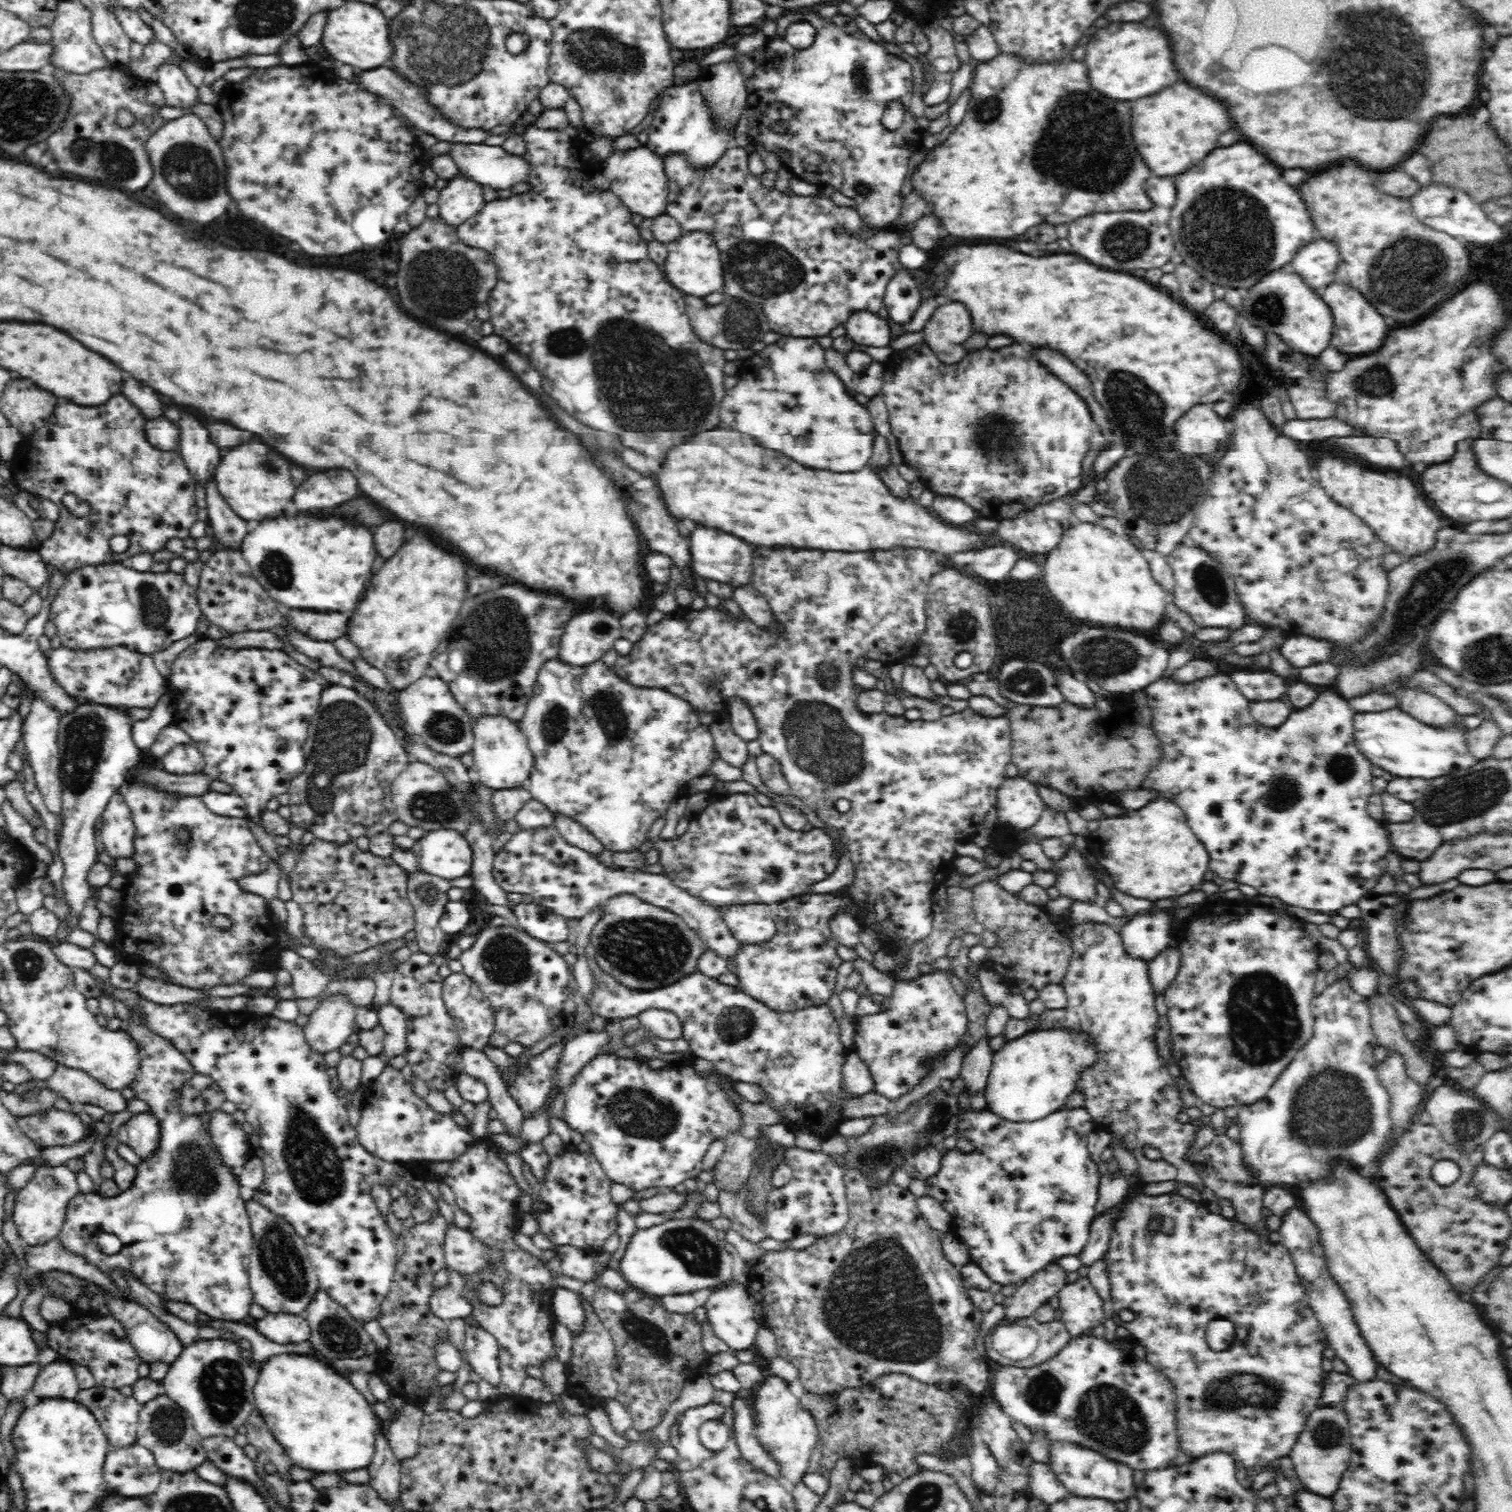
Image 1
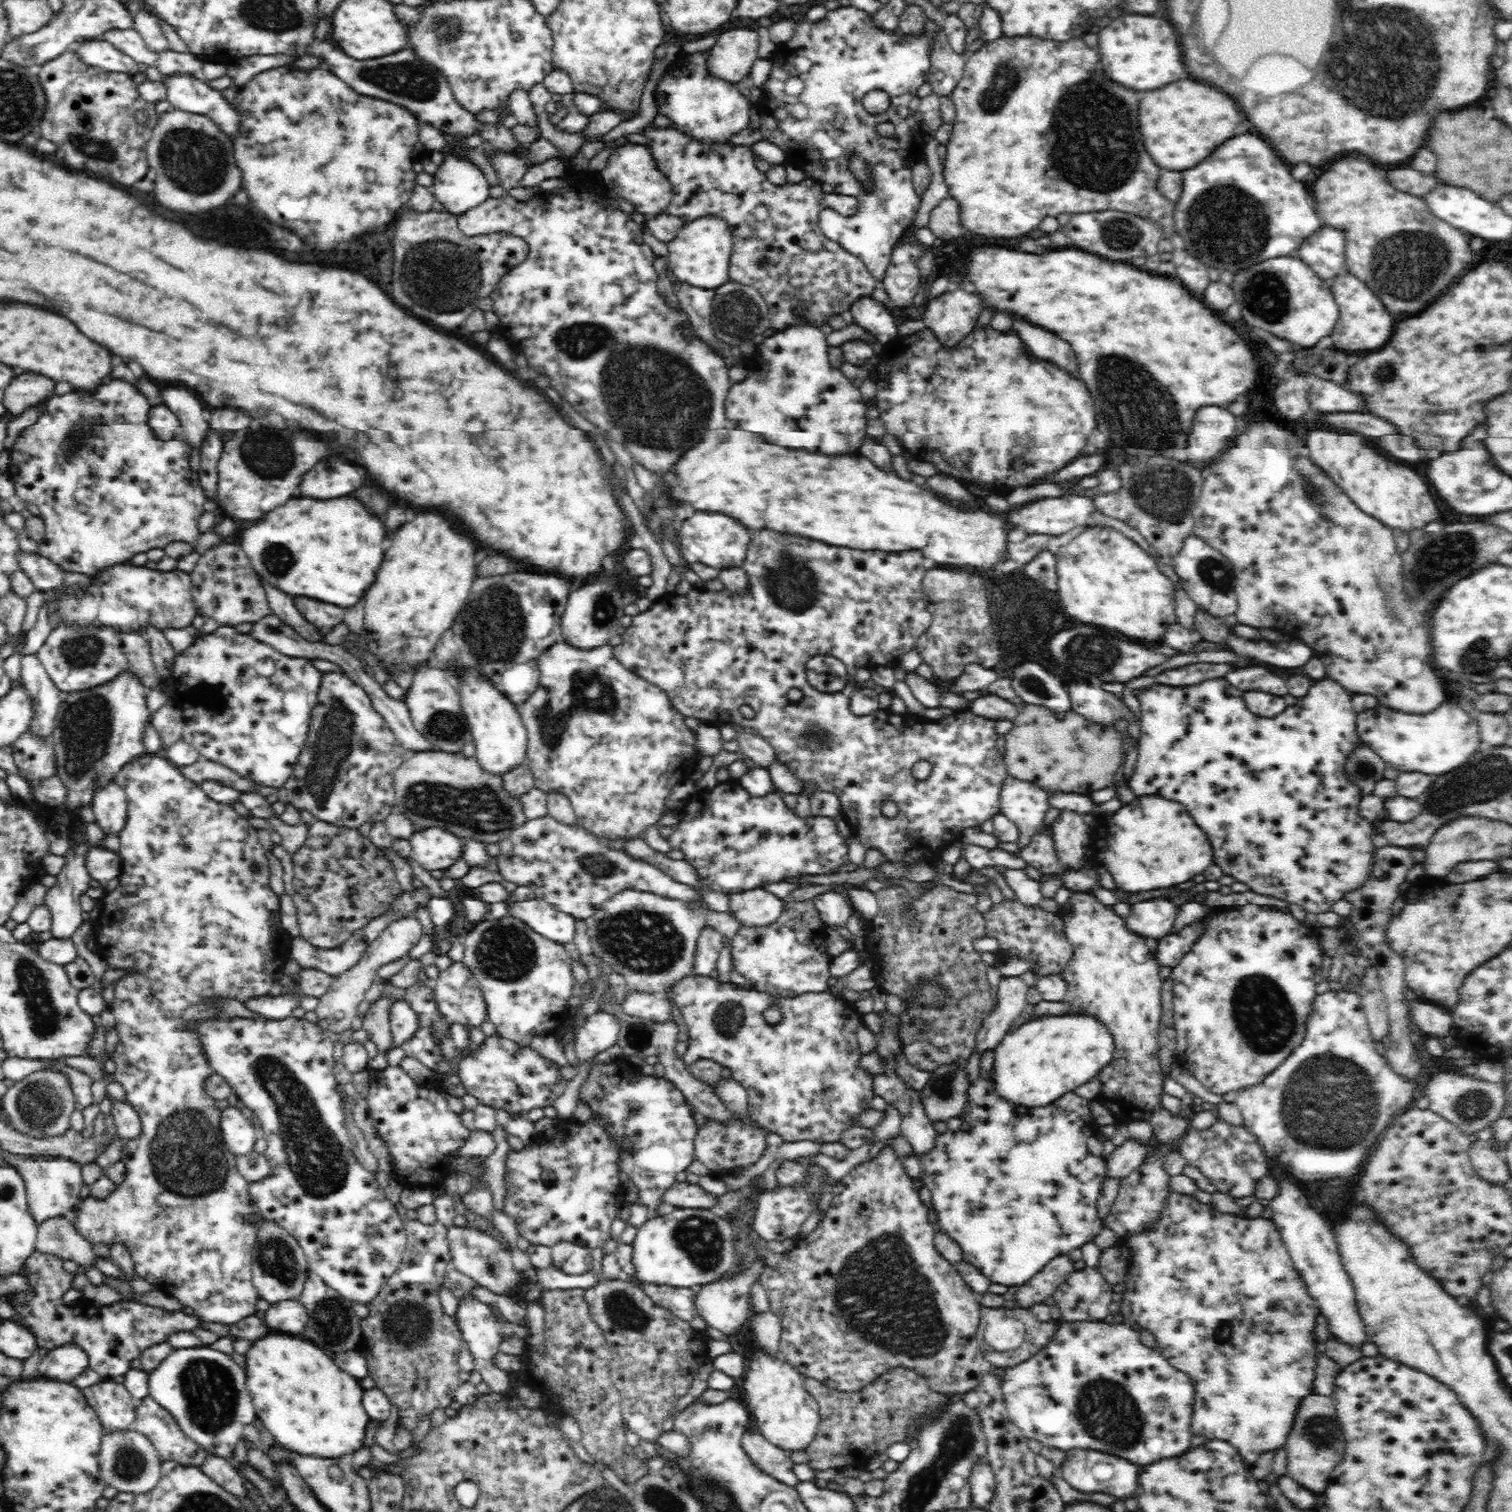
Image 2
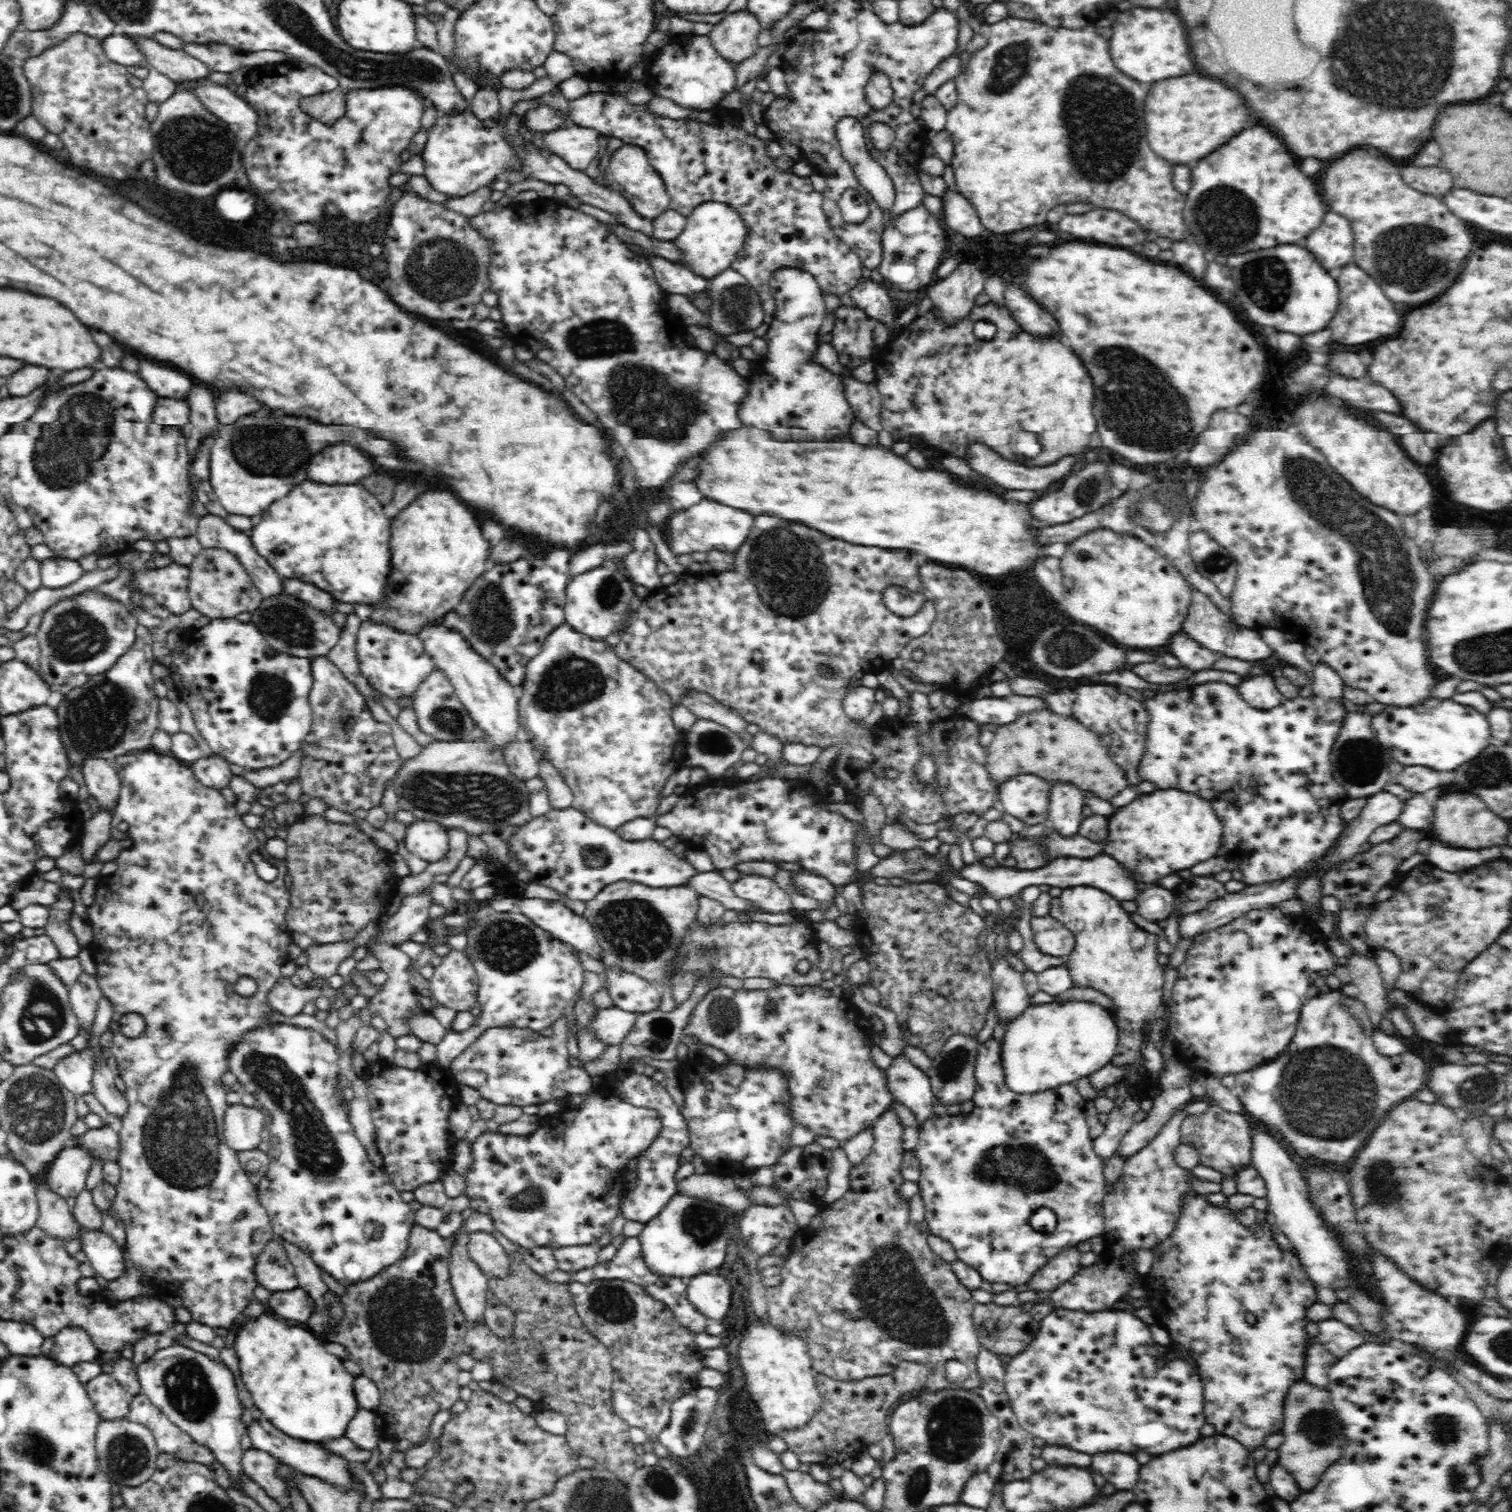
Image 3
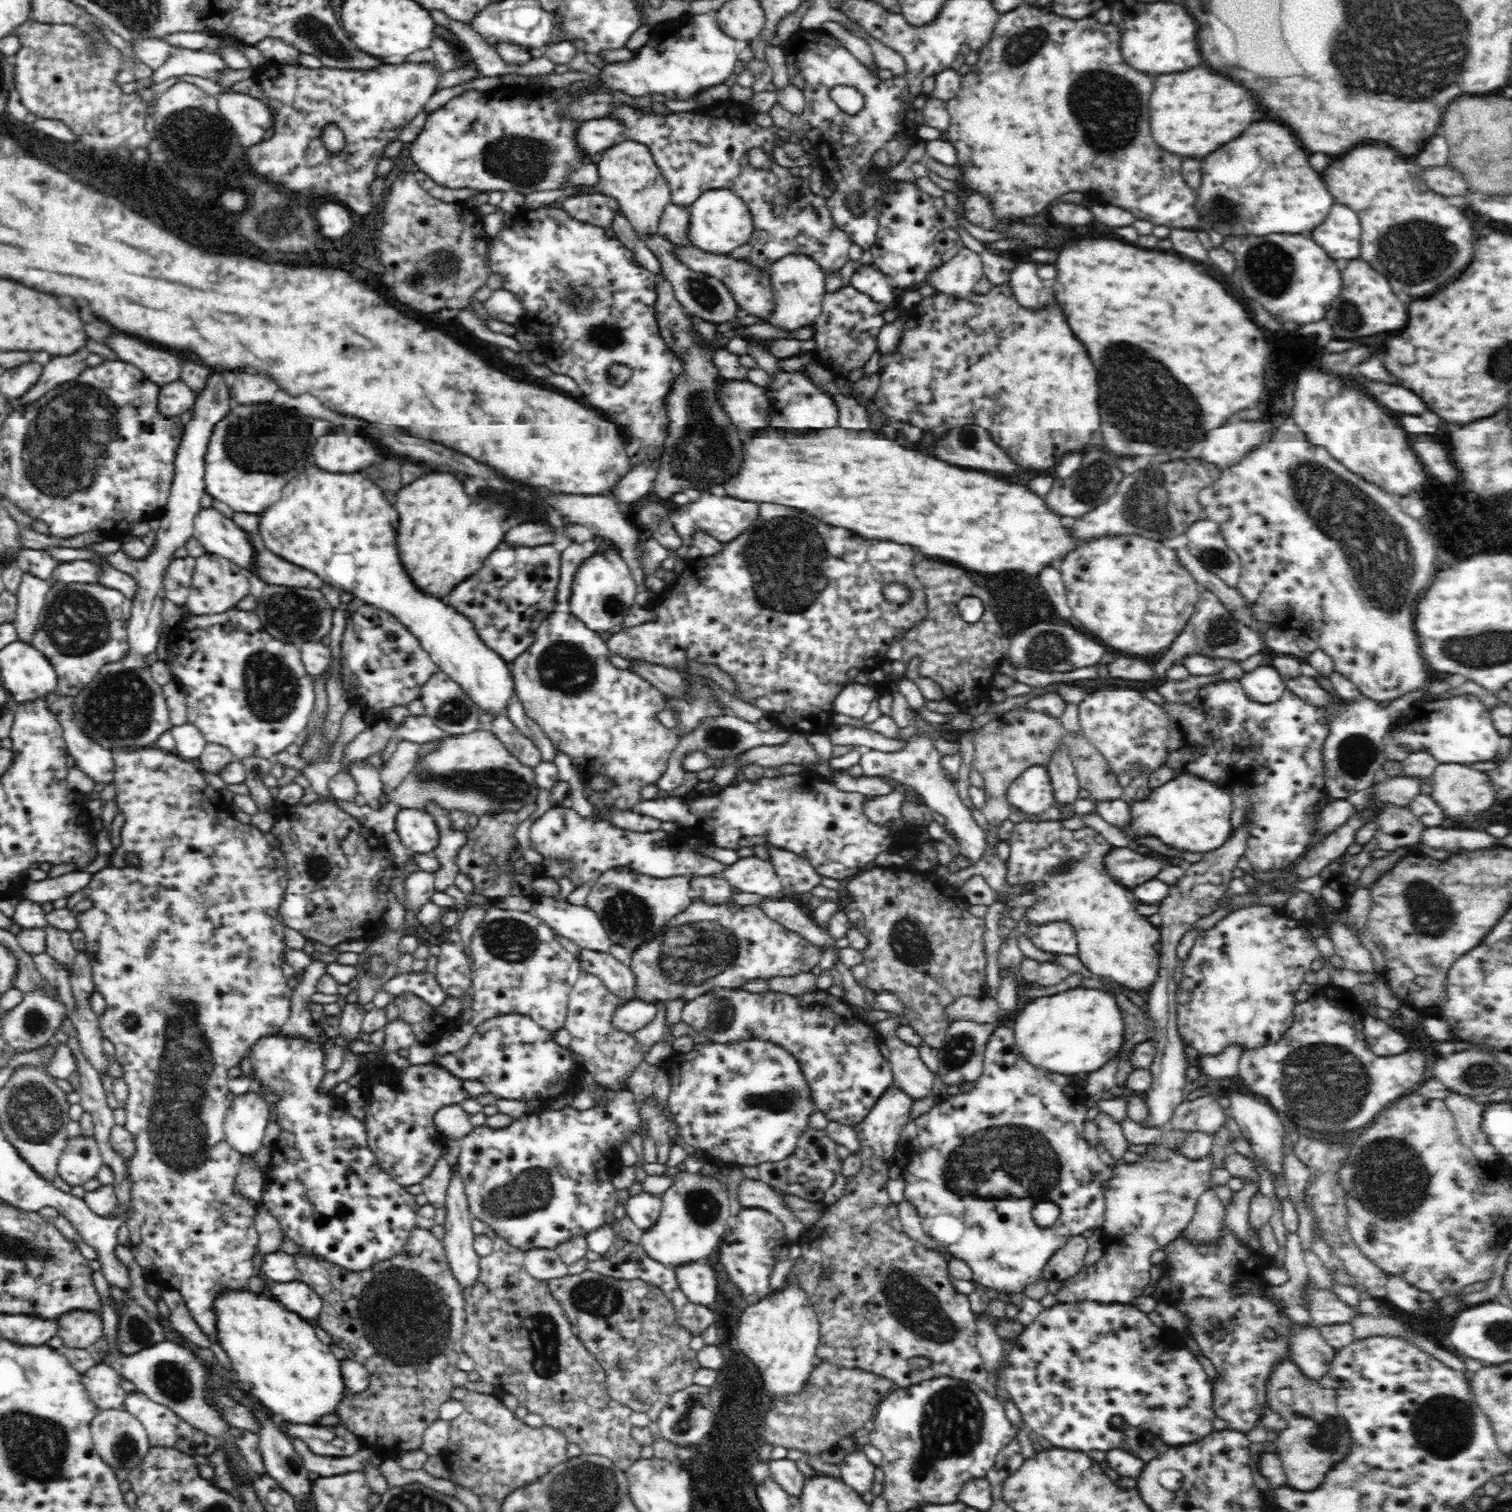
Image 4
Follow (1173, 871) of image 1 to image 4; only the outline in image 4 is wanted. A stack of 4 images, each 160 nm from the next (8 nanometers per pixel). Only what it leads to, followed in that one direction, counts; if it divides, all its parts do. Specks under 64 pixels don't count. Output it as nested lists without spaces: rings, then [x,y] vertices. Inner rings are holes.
[[[1191,772],[1174,775],[1172,780],[1158,786],[1146,800],[1129,800],[1132,823],[1122,830],[1132,837],[1154,834],[1166,844],[1182,850],[1203,852],[1222,846],[1232,834],[1232,788],[1221,786]]]

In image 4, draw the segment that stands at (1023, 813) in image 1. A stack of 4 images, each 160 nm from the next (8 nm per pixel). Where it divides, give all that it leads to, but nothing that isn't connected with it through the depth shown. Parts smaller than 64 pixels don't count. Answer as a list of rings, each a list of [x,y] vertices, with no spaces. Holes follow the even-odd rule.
[[[1029,766],[1006,792],[1008,802],[1023,813],[1040,815],[1058,804],[1046,766]]]

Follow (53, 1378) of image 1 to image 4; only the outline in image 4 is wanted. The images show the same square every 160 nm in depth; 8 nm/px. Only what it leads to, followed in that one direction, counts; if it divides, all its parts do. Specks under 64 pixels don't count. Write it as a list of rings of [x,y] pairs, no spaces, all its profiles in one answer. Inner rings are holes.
[[[70,1310],[62,1313],[58,1318],[58,1336],[64,1342],[63,1346],[89,1348],[103,1336],[103,1322],[100,1311],[97,1310]]]

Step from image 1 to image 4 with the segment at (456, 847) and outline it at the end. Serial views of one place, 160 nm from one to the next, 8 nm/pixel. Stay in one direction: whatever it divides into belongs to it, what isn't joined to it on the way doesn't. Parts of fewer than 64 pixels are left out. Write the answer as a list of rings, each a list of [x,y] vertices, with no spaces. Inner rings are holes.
[[[400,807],[394,833],[414,853],[432,854],[437,843],[438,829],[433,817],[425,810]]]

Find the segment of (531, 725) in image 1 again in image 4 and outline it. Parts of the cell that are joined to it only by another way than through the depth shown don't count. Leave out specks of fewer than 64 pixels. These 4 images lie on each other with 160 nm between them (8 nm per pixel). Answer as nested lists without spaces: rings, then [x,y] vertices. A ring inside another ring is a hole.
[[[557,608],[554,611],[550,611],[548,616],[540,622],[536,627],[536,630],[533,632],[533,641],[510,662],[513,683],[515,684],[514,691],[515,694],[518,695],[518,700],[520,700],[524,707],[524,711],[526,711],[528,717],[532,718],[532,720],[536,721],[536,723],[544,729],[544,733],[548,735],[548,738],[550,738],[555,748],[560,748],[570,754],[574,765],[577,766],[579,774],[581,774],[581,778],[584,778],[584,783],[589,778],[592,778],[594,774],[608,772],[606,766],[598,766],[598,764],[614,764],[614,766],[610,768],[612,772],[608,772],[608,774],[612,774],[617,781],[617,786],[615,788],[606,791],[590,791],[584,788],[584,794],[586,795],[586,798],[588,798],[590,804],[592,806],[598,804],[603,808],[603,812],[595,815],[595,819],[599,819],[601,816],[606,816],[606,814],[610,812],[610,808],[620,808],[621,810],[629,810],[630,812],[634,811],[634,806],[636,806],[636,804],[638,804],[637,802],[643,798],[643,795],[640,793],[641,789],[653,785],[654,782],[666,772],[671,755],[679,744],[679,737],[673,732],[673,729],[669,729],[660,724],[660,721],[656,720],[655,717],[657,712],[665,710],[665,708],[663,708],[663,702],[665,701],[664,694],[646,679],[640,678],[637,674],[634,674],[629,668],[620,669],[612,665],[608,659],[609,652],[610,650],[608,645],[606,645],[606,640],[604,640],[604,631],[592,630],[586,625],[586,623],[584,623],[584,621],[572,614],[570,610]]]

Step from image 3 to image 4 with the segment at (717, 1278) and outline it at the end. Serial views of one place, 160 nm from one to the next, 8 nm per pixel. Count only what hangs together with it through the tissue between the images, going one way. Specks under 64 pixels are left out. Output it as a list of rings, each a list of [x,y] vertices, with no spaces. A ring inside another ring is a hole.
[[[686,1262],[672,1267],[678,1287],[695,1304],[710,1307],[717,1300],[718,1282],[716,1274],[705,1262]]]

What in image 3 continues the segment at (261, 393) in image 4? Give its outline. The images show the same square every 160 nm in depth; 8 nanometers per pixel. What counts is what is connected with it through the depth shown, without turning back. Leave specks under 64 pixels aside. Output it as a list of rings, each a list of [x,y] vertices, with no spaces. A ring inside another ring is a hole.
[[[234,390],[222,392],[216,405],[217,419],[220,424],[234,422],[236,418],[240,418],[244,414],[250,414],[250,412],[264,408],[260,400],[252,398],[250,394],[240,394]]]

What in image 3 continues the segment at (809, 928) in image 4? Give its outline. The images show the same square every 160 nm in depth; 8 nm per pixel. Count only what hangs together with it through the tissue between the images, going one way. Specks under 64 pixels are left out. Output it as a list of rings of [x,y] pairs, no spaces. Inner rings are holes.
[[[716,870],[696,874],[696,877],[693,877],[688,885],[700,896],[718,899],[726,907],[726,910],[735,910],[737,913],[762,911],[756,908],[752,901],[736,896],[732,884]]]

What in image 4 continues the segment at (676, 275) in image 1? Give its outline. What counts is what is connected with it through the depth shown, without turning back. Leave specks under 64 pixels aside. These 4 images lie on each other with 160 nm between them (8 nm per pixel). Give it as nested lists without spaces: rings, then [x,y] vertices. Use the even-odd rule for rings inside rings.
[[[714,187],[704,190],[690,205],[688,237],[692,245],[711,253],[730,253],[738,246],[747,244],[754,232],[754,217],[748,203],[730,187]]]

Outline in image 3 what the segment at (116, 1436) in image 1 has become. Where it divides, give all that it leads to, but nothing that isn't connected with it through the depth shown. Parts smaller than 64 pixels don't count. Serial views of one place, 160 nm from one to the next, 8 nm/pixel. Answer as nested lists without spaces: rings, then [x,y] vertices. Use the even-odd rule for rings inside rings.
[[[98,1374],[84,1383],[88,1396],[102,1419],[126,1417],[133,1395],[110,1374]]]

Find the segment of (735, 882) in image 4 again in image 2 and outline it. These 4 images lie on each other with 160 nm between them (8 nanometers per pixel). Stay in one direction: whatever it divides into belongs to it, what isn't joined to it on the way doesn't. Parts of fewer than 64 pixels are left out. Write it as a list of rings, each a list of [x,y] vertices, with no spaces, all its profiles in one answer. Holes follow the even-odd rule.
[[[750,888],[734,892],[730,896],[730,913],[736,915],[742,925],[764,926],[780,918],[789,903],[765,888]]]

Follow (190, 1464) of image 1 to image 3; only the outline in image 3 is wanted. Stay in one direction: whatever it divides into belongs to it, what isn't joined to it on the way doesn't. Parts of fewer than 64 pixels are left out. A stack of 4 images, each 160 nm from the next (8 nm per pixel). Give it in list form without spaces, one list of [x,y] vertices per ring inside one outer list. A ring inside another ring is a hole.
[[[145,1394],[133,1395],[129,1404],[128,1419],[144,1424],[155,1438],[160,1451],[175,1454],[179,1459],[203,1465],[215,1461],[214,1453],[173,1423]]]

